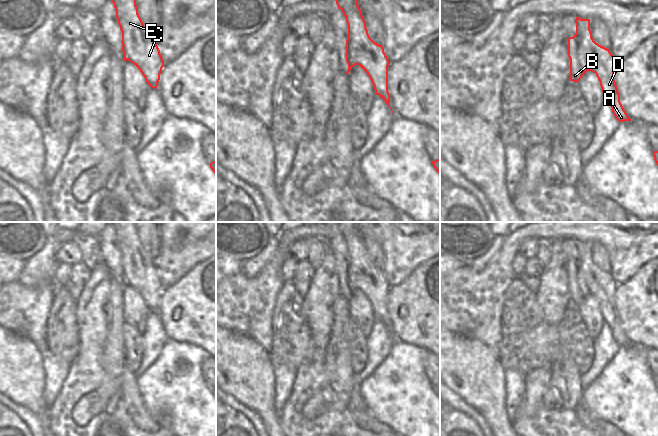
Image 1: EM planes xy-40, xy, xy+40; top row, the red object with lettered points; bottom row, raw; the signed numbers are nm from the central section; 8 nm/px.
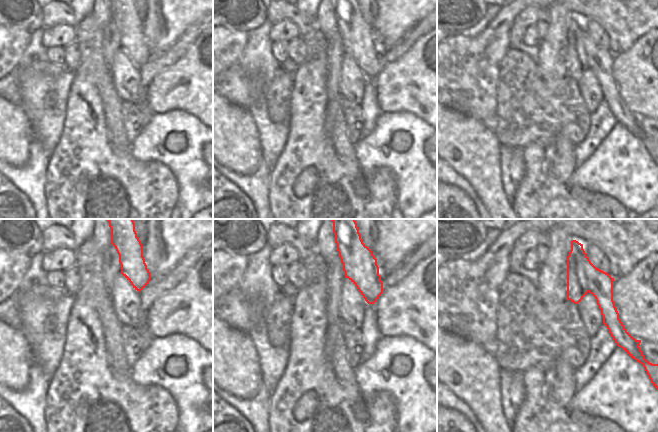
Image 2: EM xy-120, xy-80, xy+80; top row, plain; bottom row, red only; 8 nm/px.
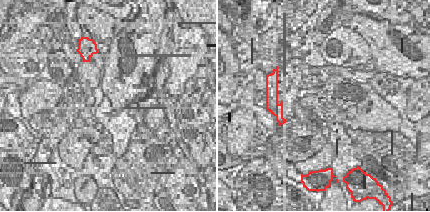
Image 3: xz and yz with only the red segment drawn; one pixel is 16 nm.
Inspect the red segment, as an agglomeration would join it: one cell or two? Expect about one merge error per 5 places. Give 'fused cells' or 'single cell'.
fused cells

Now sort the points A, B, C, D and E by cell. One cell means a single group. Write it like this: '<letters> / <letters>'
A C D E / B

